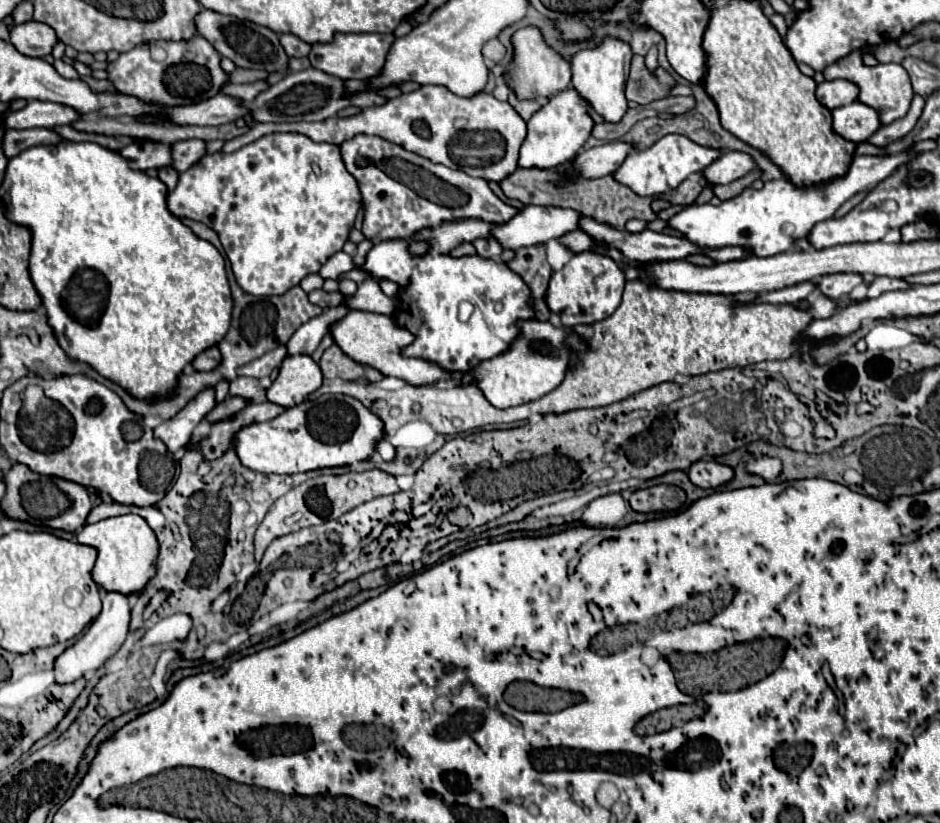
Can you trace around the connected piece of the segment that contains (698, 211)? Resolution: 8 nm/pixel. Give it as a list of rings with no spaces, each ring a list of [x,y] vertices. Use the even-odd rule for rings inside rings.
[[[901,152],[901,154],[895,154],[895,156],[855,156],[847,176],[843,178],[837,178],[829,184],[819,184],[819,186],[811,186],[811,188],[795,188],[789,180],[771,180],[771,182],[765,182],[765,186],[761,190],[755,190],[755,188],[745,188],[739,196],[731,198],[731,200],[725,200],[721,202],[719,206],[713,206],[713,204],[691,204],[687,208],[683,208],[677,216],[673,216],[669,220],[669,224],[679,230],[687,240],[691,240],[695,246],[701,246],[701,248],[725,248],[725,246],[741,246],[745,250],[749,250],[753,256],[757,258],[767,258],[767,256],[775,256],[775,254],[781,254],[781,252],[787,252],[795,246],[795,242],[799,238],[807,238],[811,228],[817,224],[817,222],[823,222],[823,220],[829,220],[835,210],[845,202],[849,200],[853,194],[861,192],[861,190],[873,190],[881,180],[885,180],[887,176],[891,176],[901,164],[905,164],[909,158],[913,158],[913,154],[907,154],[907,152]]]

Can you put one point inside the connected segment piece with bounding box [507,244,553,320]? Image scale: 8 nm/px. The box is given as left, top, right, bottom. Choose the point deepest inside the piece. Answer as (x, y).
(530, 263)

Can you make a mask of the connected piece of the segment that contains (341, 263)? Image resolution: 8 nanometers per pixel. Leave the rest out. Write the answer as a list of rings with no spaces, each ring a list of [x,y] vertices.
[[[337,252],[337,254],[333,254],[323,266],[321,266],[321,270],[319,270],[319,274],[323,276],[323,278],[339,278],[341,274],[347,274],[349,270],[353,270],[355,268],[355,264],[353,264],[353,256],[349,256],[349,254],[345,254],[345,252]]]

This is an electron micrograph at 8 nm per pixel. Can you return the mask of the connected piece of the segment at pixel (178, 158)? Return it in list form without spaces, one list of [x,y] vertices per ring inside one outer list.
[[[185,140],[185,142],[175,142],[171,146],[171,166],[177,172],[185,172],[191,168],[201,156],[205,156],[205,142],[203,140]]]

